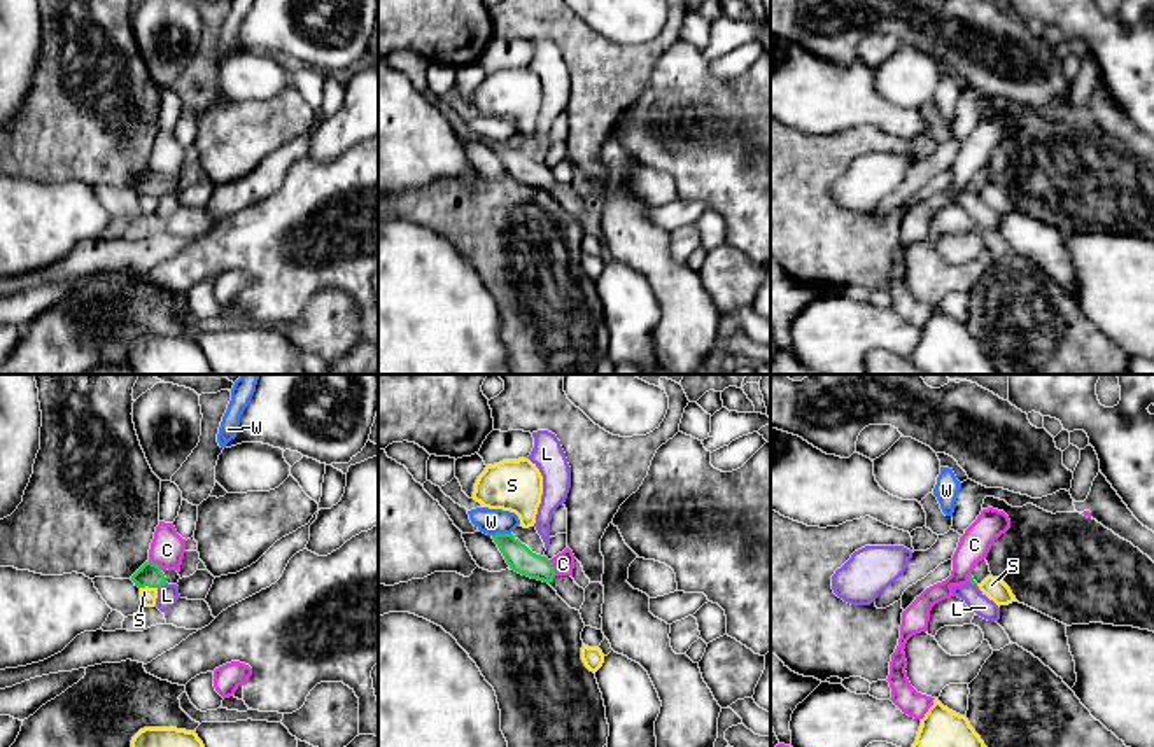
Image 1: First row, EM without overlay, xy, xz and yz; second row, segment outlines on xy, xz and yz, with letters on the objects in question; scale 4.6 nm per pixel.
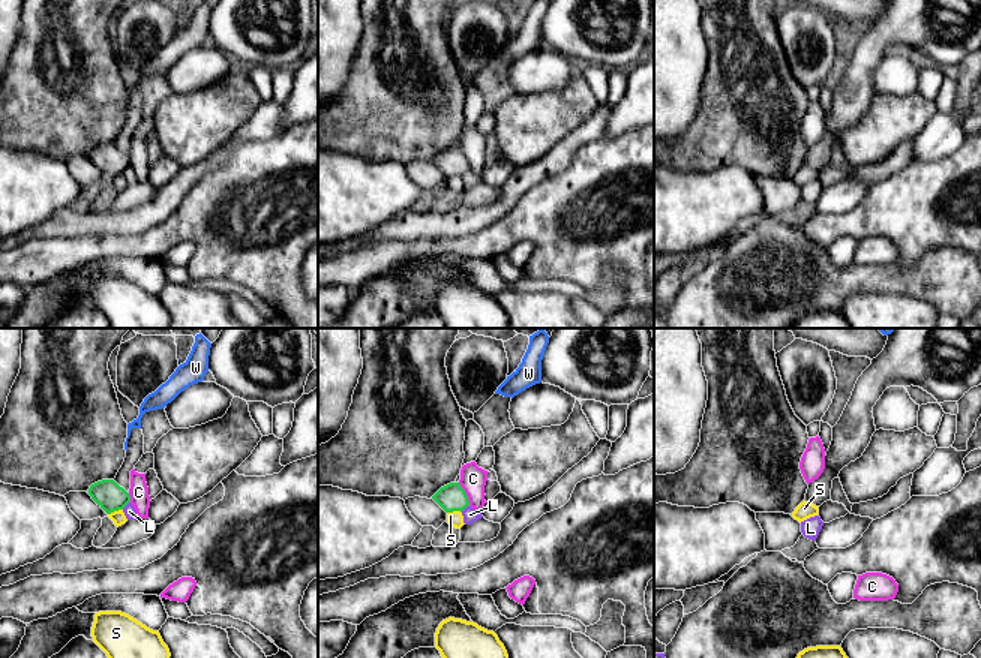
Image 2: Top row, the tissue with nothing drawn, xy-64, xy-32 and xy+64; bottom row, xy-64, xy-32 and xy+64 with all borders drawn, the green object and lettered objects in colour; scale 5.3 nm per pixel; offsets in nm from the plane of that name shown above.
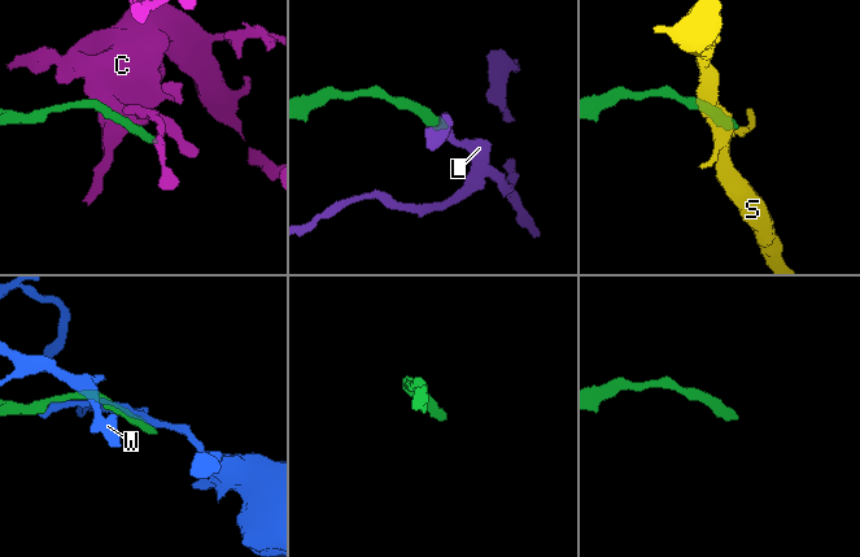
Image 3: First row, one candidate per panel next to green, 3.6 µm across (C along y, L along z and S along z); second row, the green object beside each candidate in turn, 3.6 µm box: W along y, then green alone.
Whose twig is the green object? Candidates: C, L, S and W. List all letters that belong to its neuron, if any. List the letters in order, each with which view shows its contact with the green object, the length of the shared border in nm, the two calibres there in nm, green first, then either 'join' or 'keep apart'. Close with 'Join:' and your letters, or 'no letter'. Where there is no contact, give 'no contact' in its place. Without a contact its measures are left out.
C: xz | 80 nm | 120/100 nm | keep apart
L: xy | 50 nm | 110/100 nm | keep apart
S: xy | 80 nm | 110/80 nm | keep apart
W: xz | 90 nm | 120/120 nm | keep apart
Join: no letter

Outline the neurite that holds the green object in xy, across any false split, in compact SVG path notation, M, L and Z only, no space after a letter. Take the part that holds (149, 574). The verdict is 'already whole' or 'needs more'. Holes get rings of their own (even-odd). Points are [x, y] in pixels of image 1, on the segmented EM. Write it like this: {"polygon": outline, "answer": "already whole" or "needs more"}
{"polygon": "M151 560L145 562L133 576L131 581L138 588L161 588L166 583L177 584L180 579L177 570L161 569L159 565L152 563Z", "answer": "needs more"}

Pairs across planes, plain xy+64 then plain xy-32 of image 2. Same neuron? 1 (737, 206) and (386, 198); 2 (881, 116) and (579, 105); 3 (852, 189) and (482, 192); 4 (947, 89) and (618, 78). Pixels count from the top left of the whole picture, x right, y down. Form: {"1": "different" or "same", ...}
{"1": "same", "2": "same", "3": "same", "4": "same"}

